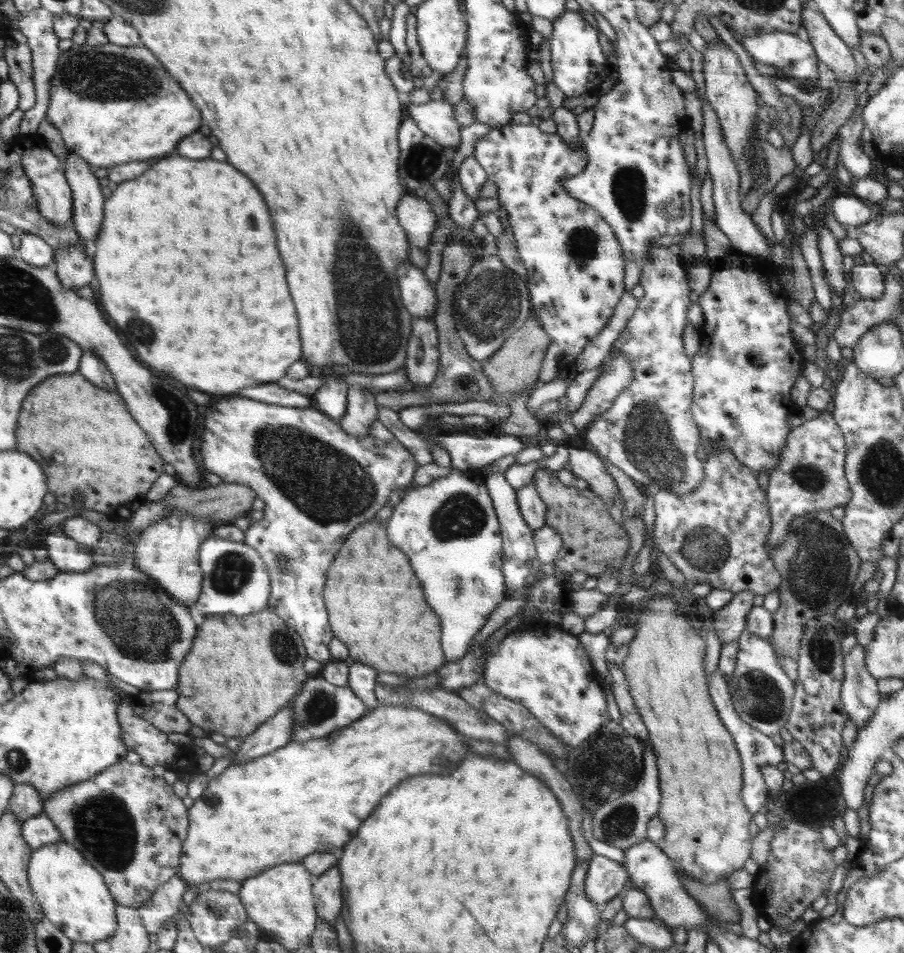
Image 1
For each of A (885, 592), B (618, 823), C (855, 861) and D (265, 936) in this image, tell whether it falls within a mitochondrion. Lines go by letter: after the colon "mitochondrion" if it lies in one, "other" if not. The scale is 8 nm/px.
A: other
B: mitochondrion
C: other
D: other

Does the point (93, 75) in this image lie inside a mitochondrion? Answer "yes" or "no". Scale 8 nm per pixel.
yes

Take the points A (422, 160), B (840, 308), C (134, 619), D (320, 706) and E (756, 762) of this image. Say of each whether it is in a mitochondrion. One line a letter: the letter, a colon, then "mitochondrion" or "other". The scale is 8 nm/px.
A: mitochondrion
B: other
C: mitochondrion
D: mitochondrion
E: other

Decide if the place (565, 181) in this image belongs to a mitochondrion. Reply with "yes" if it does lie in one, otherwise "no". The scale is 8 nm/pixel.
no

